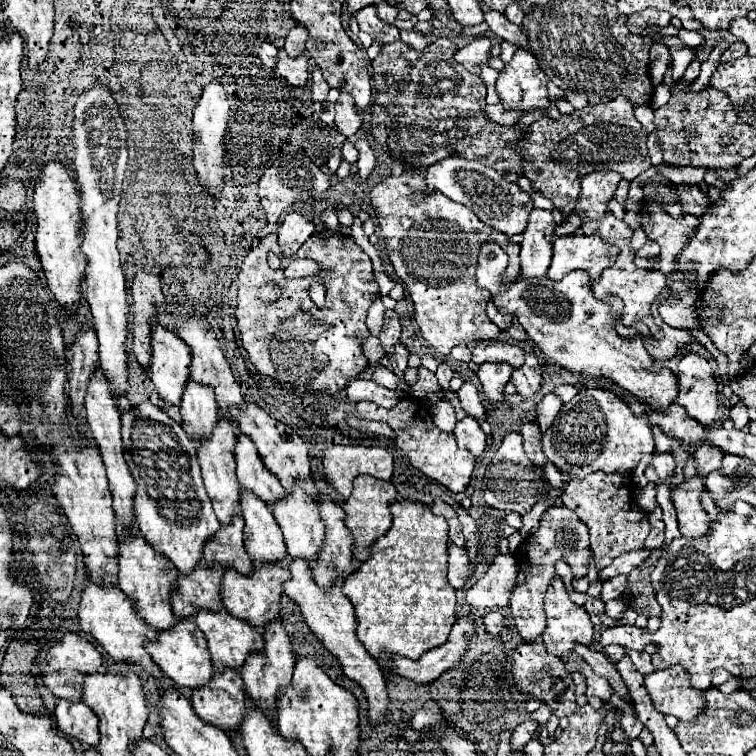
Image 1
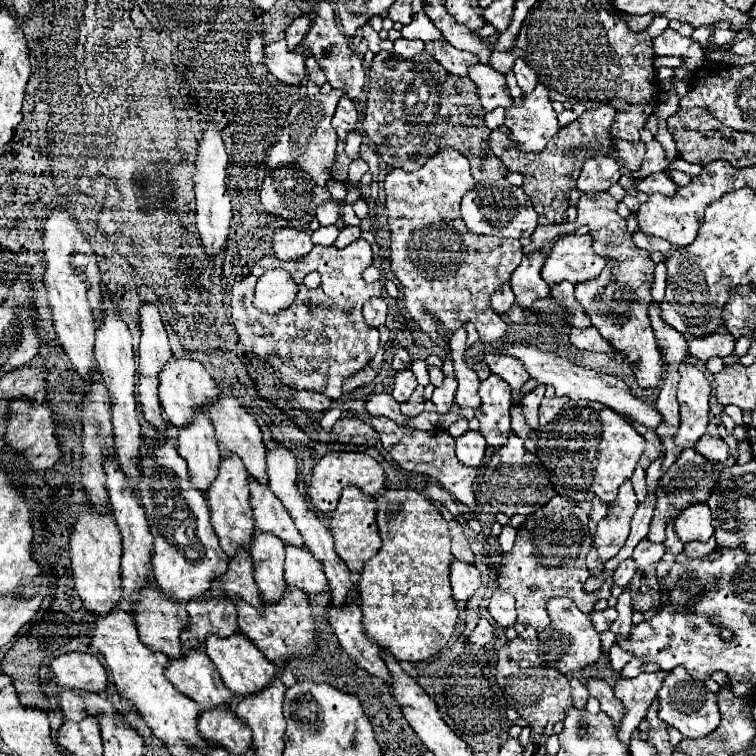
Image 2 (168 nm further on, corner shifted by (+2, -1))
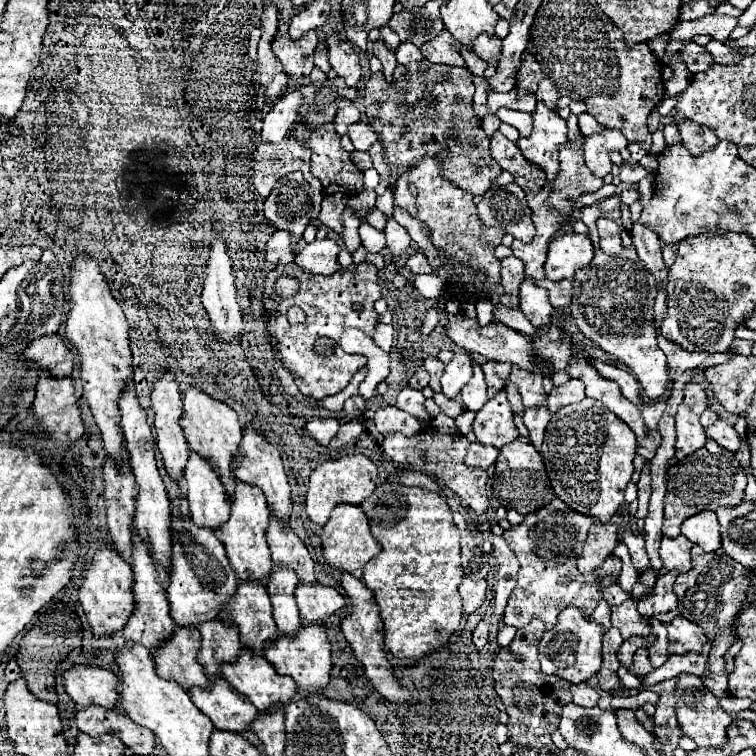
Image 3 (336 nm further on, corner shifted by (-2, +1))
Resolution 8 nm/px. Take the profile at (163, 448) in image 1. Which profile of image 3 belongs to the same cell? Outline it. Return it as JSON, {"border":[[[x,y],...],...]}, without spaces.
{"border":[[[172,518],[172,536],[172,572],[166,592],[176,626],[200,626],[202,622],[216,620],[238,588],[238,578],[230,568],[222,542],[214,530],[192,526],[190,518]]]}

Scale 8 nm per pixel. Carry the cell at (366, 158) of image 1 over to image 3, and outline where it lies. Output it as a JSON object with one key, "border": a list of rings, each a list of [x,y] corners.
{"border":[[[376,142],[370,150],[368,150],[368,154],[370,154],[370,158],[372,158],[372,164],[374,164],[374,168],[376,168],[376,172],[380,174],[380,184],[376,186],[376,194],[384,194],[386,192],[386,188],[388,188],[388,178],[390,178],[390,170],[392,170],[392,166],[388,164],[388,160],[386,160],[386,156],[384,156],[384,146],[380,144],[380,142]]]}

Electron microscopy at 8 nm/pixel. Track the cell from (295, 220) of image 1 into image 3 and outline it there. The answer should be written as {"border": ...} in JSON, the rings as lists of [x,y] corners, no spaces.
{"border":[[[276,230],[266,244],[266,262],[272,266],[278,266],[280,262],[288,264],[294,262],[294,256],[290,234],[286,230]]]}

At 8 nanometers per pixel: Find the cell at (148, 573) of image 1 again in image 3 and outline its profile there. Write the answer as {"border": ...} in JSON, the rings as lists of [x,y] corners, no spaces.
{"border":[[[178,628],[178,630],[174,630],[174,636],[168,642],[164,642],[160,648],[154,650],[156,674],[160,678],[174,680],[176,684],[180,684],[180,688],[184,692],[188,692],[194,686],[206,690],[210,680],[204,676],[204,668],[198,664],[198,658],[196,658],[198,650],[200,650],[200,632],[198,632],[198,628],[194,628],[194,632],[192,632],[192,628]]]}

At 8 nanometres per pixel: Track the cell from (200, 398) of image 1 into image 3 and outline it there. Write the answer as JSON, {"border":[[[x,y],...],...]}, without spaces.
{"border":[[[196,452],[190,454],[184,474],[188,482],[186,496],[190,502],[192,522],[198,528],[220,530],[220,526],[230,518],[230,502],[224,494],[220,478]]]}

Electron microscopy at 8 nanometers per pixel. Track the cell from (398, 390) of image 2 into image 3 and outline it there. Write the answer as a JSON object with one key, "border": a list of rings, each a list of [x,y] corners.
{"border":[[[404,388],[404,390],[400,390],[400,394],[398,394],[398,398],[396,398],[396,406],[400,408],[400,410],[404,410],[404,412],[408,412],[408,414],[412,414],[422,426],[424,424],[430,424],[430,414],[426,412],[426,408],[424,408],[424,396],[422,396],[422,392],[420,390],[412,390],[412,388]]]}

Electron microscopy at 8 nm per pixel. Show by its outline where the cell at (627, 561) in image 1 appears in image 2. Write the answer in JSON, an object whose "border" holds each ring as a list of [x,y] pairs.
{"border":[[[642,540],[632,552],[632,560],[638,568],[646,568],[658,562],[662,556],[664,556],[664,544],[652,544],[648,540]]]}

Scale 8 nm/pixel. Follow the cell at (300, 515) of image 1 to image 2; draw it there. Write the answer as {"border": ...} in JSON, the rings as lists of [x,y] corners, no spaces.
{"border":[[[286,544],[286,582],[306,594],[328,592],[328,580],[322,572],[322,562],[306,548]]]}

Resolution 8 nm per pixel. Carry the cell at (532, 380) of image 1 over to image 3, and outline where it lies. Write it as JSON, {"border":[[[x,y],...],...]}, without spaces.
{"border":[[[532,408],[532,410],[526,410],[522,416],[524,426],[530,432],[530,442],[536,446],[536,450],[540,450],[540,444],[544,440],[544,430],[546,430],[548,418],[550,418],[550,412],[546,408]]]}

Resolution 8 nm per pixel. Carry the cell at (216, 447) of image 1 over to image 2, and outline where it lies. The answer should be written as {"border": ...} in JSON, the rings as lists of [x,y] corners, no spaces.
{"border":[[[222,456],[218,464],[218,476],[212,480],[210,488],[206,490],[206,500],[210,506],[210,518],[212,526],[220,538],[222,550],[232,556],[236,548],[248,548],[252,534],[254,534],[254,518],[252,518],[252,508],[248,504],[248,472],[238,456]]]}

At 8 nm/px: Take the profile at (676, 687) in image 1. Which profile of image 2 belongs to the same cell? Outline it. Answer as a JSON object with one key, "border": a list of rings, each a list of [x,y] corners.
{"border":[[[674,668],[664,678],[664,684],[658,692],[658,716],[668,726],[678,728],[688,738],[700,738],[712,732],[720,724],[720,712],[716,704],[716,694],[706,688],[706,684],[692,680],[692,676],[684,668]]]}

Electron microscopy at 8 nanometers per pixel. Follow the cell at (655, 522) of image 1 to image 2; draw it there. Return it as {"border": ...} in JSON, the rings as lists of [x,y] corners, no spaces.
{"border":[[[688,448],[684,450],[678,460],[670,466],[670,470],[662,476],[660,480],[660,486],[658,486],[658,492],[656,492],[656,508],[654,508],[654,518],[650,522],[650,532],[648,532],[648,540],[650,542],[664,542],[666,540],[666,534],[664,534],[664,528],[666,528],[666,522],[678,514],[682,508],[686,508],[688,504],[692,502],[706,502],[708,500],[708,492],[712,490],[714,482],[716,482],[716,476],[718,476],[718,470],[714,472],[712,468],[712,462],[710,460],[704,460],[704,456],[700,456],[696,450]]]}

